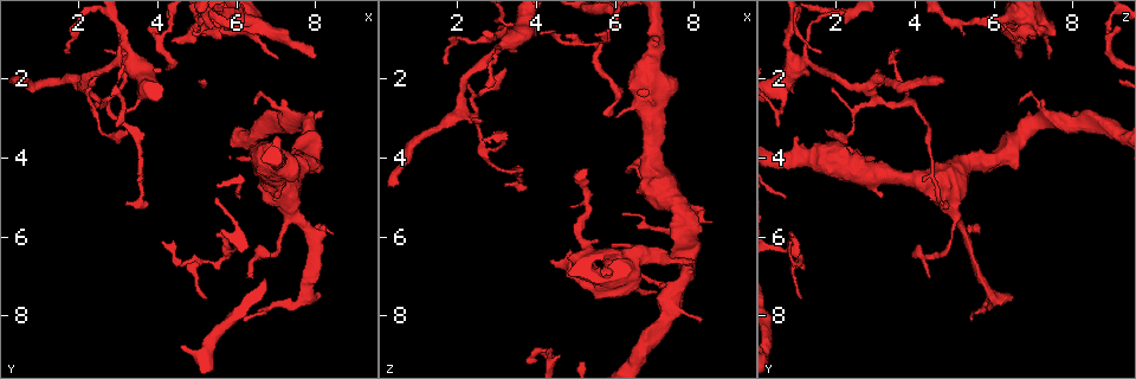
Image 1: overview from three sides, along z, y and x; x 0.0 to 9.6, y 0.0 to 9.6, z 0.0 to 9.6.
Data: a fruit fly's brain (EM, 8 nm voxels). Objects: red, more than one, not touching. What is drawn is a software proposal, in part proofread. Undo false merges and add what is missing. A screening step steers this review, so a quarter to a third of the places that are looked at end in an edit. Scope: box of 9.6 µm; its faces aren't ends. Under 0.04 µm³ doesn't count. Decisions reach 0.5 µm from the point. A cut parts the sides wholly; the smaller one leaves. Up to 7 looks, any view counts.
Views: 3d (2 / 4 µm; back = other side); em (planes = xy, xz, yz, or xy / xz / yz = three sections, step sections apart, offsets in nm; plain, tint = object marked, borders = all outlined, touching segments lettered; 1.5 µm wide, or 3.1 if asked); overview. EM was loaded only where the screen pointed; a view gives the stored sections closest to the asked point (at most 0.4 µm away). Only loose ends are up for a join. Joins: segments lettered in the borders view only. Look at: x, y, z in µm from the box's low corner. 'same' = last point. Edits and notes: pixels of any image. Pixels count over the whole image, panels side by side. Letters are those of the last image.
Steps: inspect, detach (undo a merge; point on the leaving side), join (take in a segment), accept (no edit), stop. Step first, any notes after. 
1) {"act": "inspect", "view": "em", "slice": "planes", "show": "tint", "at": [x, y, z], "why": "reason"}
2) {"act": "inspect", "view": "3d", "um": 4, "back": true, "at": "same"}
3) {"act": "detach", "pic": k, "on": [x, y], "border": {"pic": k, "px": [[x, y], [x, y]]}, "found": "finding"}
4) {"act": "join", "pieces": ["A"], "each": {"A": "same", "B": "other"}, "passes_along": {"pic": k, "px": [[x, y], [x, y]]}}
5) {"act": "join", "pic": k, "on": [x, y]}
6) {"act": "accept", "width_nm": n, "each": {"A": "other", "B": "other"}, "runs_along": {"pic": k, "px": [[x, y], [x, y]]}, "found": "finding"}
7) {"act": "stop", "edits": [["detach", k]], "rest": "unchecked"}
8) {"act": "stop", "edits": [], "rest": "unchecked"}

{"act": "inspect", "view": "em", "slice": "planes", "show": "borders", "at": [8.15, 7.40, 6.35], "why": "an open end"}

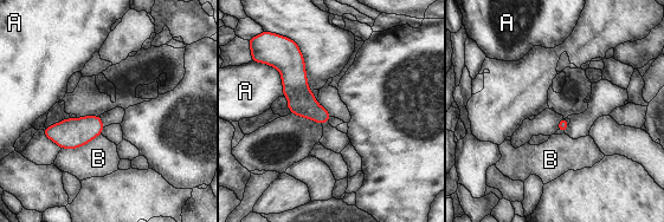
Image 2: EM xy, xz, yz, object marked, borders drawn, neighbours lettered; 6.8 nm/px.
{"act": "accept", "each": {"A": "other", "B": "other"}, "found": "no lettered segment goes on from it"}

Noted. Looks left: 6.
{"act": "inspect", "view": "3d", "um": 2, "at": [6.50, 2.65, 6.60], "why": "thin end"}

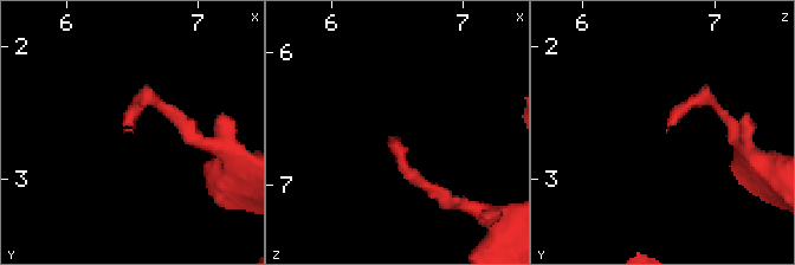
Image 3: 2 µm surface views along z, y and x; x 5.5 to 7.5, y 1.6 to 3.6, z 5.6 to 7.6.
{"act": "inspect", "view": "em", "slice": "planes", "show": "borders", "at": [6.48, 2.62, 6.64], "why": "shape alone is not enough"}

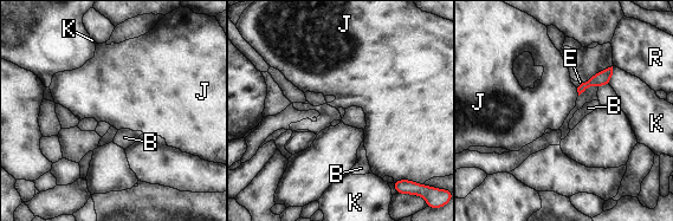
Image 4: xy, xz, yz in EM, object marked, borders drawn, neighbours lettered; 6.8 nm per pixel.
{"act": "accept", "each": {"B": "other", "E": "other", "J": "other", "K": "other", "R": "other"}, "found": "no lettered segment goes on from it"}

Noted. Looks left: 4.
{"act": "inspect", "view": "em", "slice": "yz", "step": 4, "show": "borders", "at": [4.35, 1.05, 6.65], "why": "free end"}

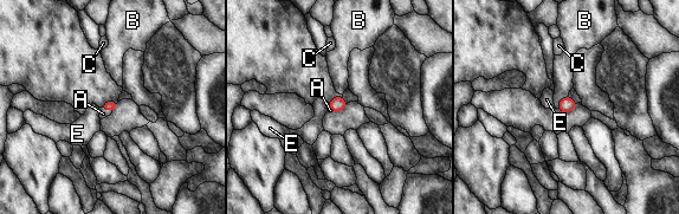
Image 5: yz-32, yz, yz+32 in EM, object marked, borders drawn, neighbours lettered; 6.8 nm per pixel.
{"act": "join", "pieces": ["A"], "each": {"A": "same", "B": "other", "C": "other", "E": "other"}, "passes_along": {"pic": 5, "px": [[109, 105], [107, 110], [103, 114]]}, "found": "it goes on there"}

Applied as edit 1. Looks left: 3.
{"act": "stop", "edits": [["join", 5]], "rest": "unchecked"}

